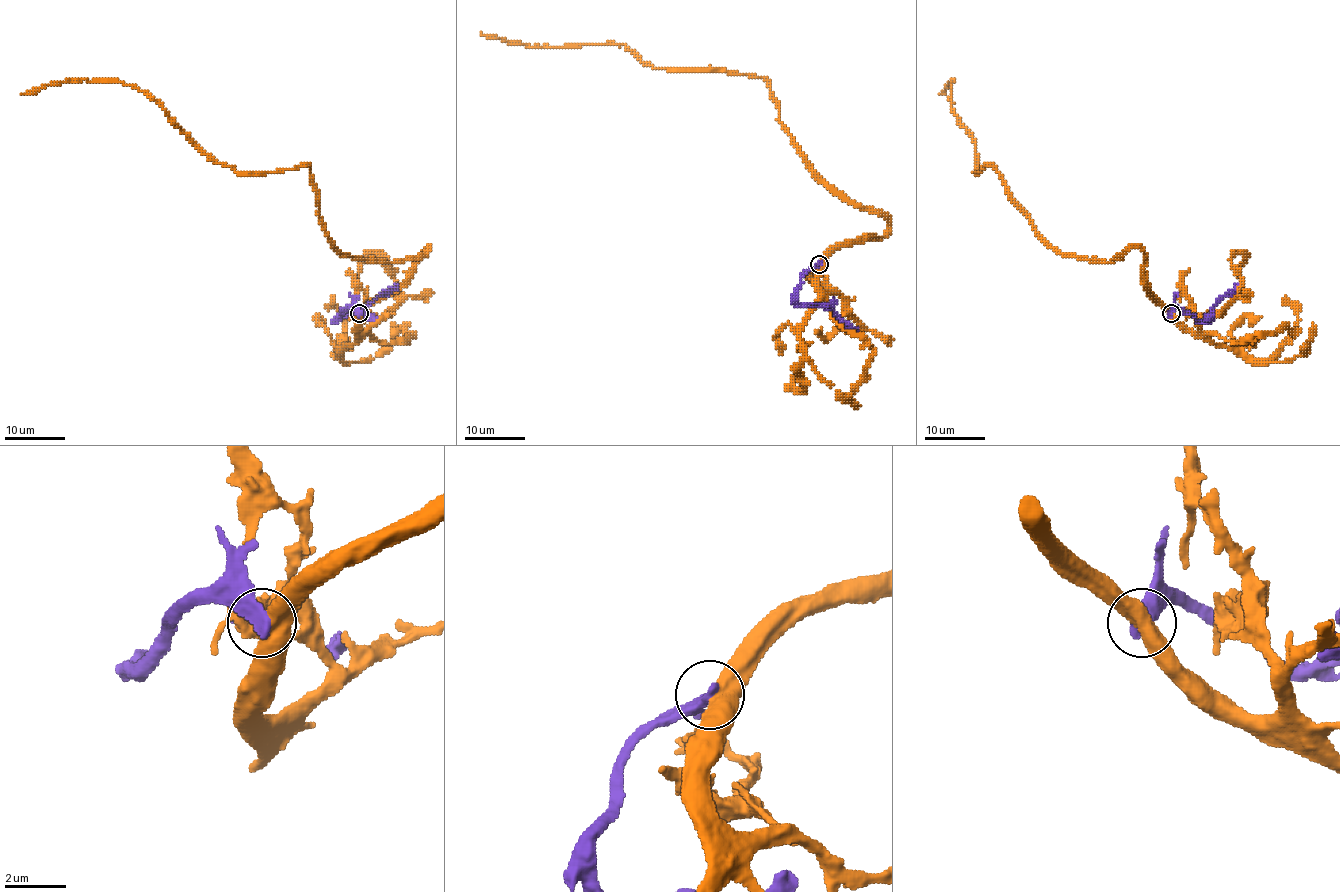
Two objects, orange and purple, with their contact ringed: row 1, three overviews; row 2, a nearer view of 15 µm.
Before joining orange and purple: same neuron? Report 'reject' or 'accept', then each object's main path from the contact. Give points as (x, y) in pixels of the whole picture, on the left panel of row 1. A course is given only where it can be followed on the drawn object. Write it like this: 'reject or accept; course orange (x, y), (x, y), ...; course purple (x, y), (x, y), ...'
reject; course orange (359, 313), (427, 247), (347, 257), (308, 167), (236, 173), (132, 86), (20, 95); course purple (359, 313), (345, 308), (335, 320), (364, 310), (398, 283)

